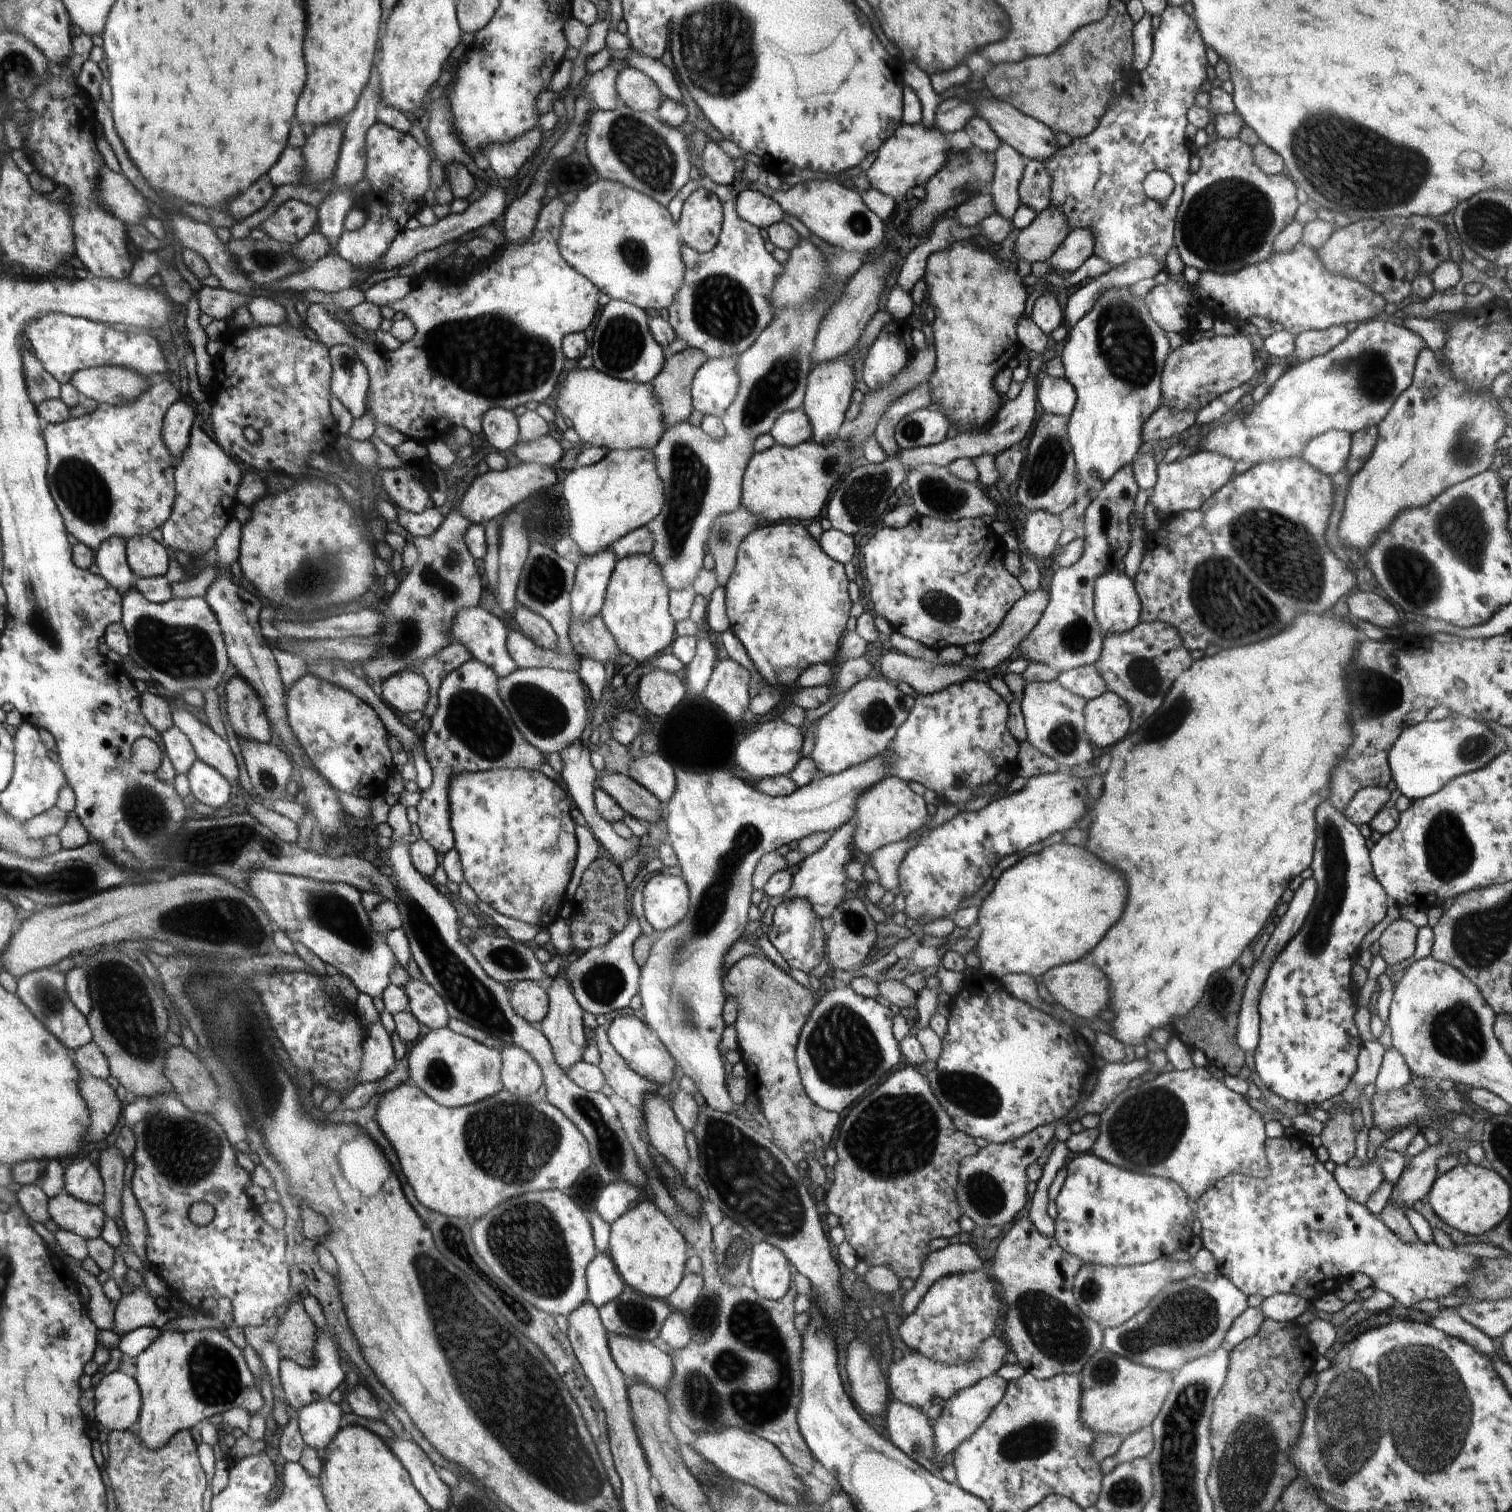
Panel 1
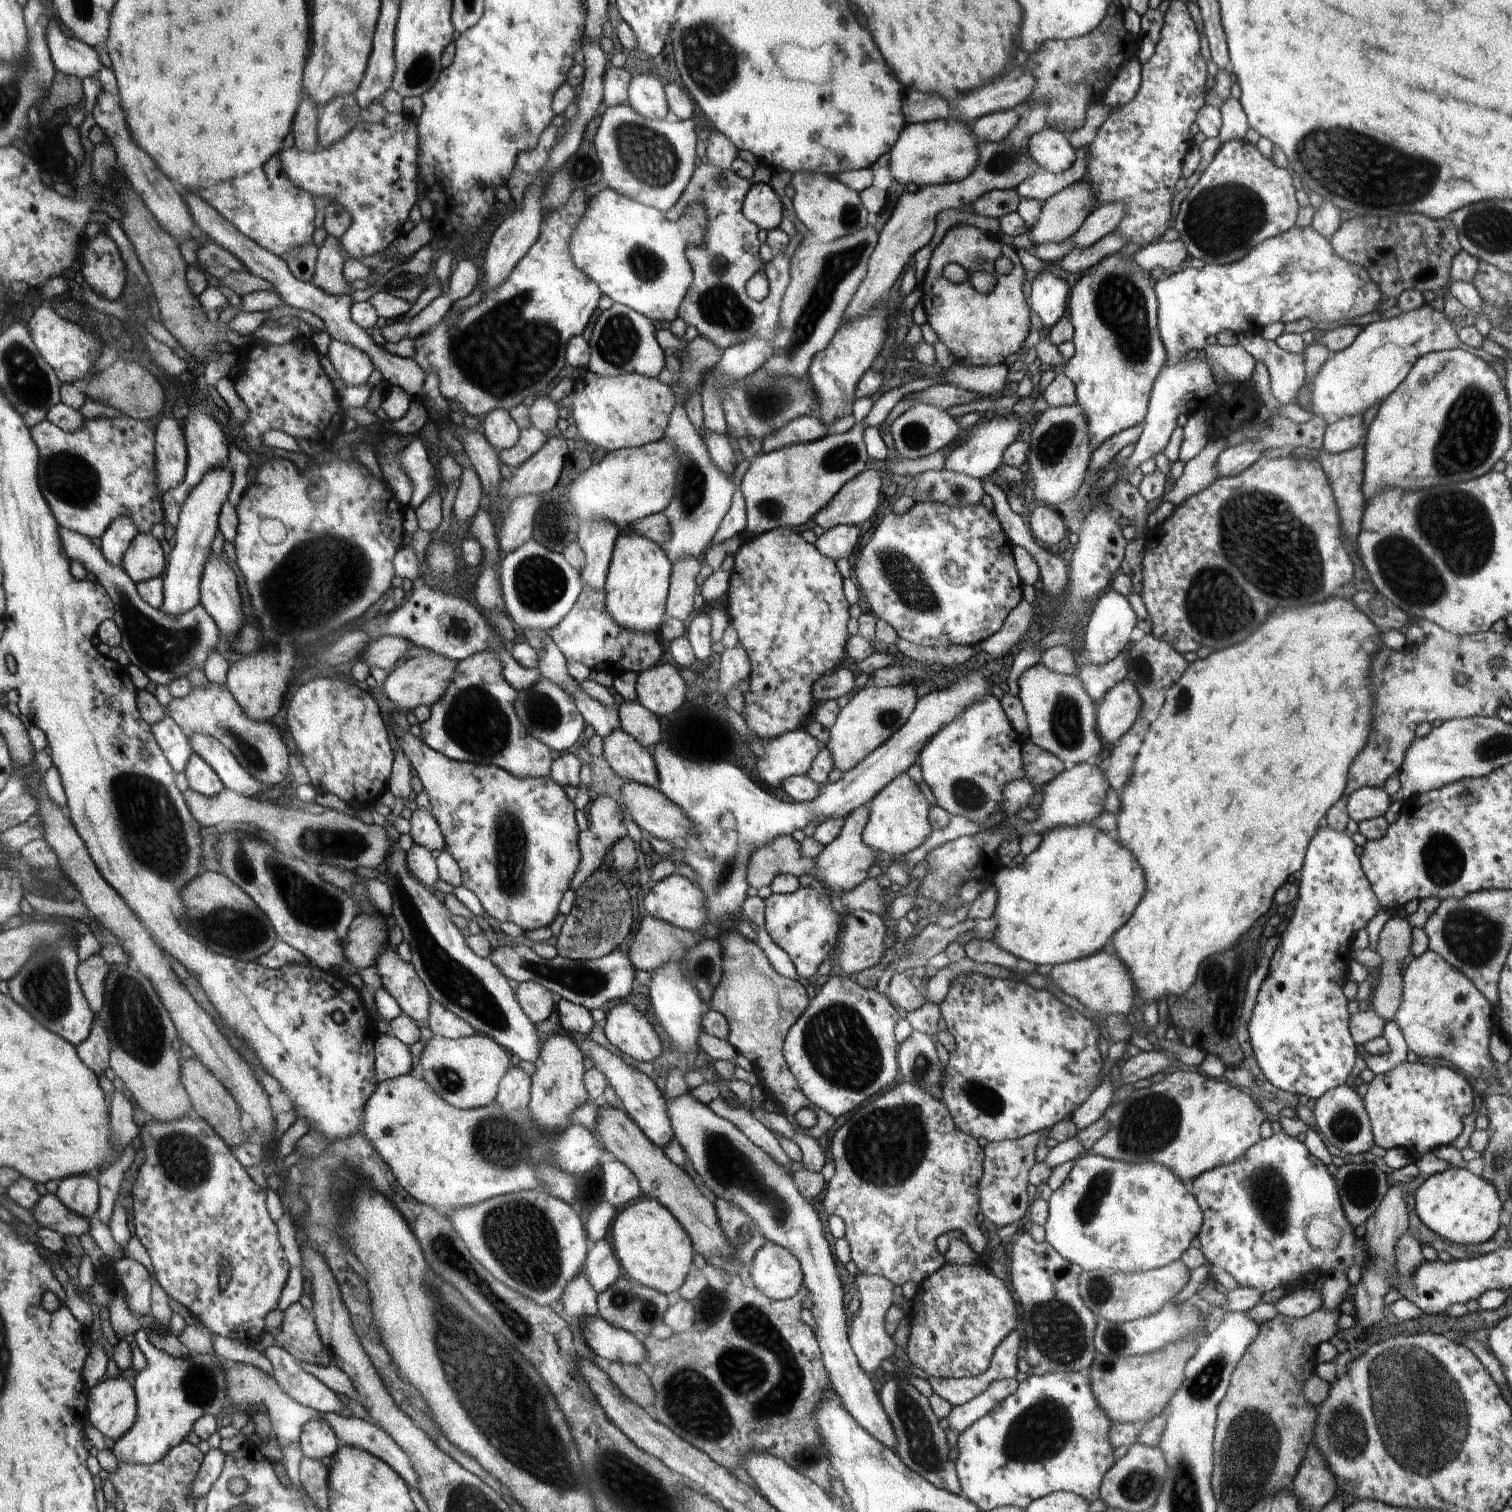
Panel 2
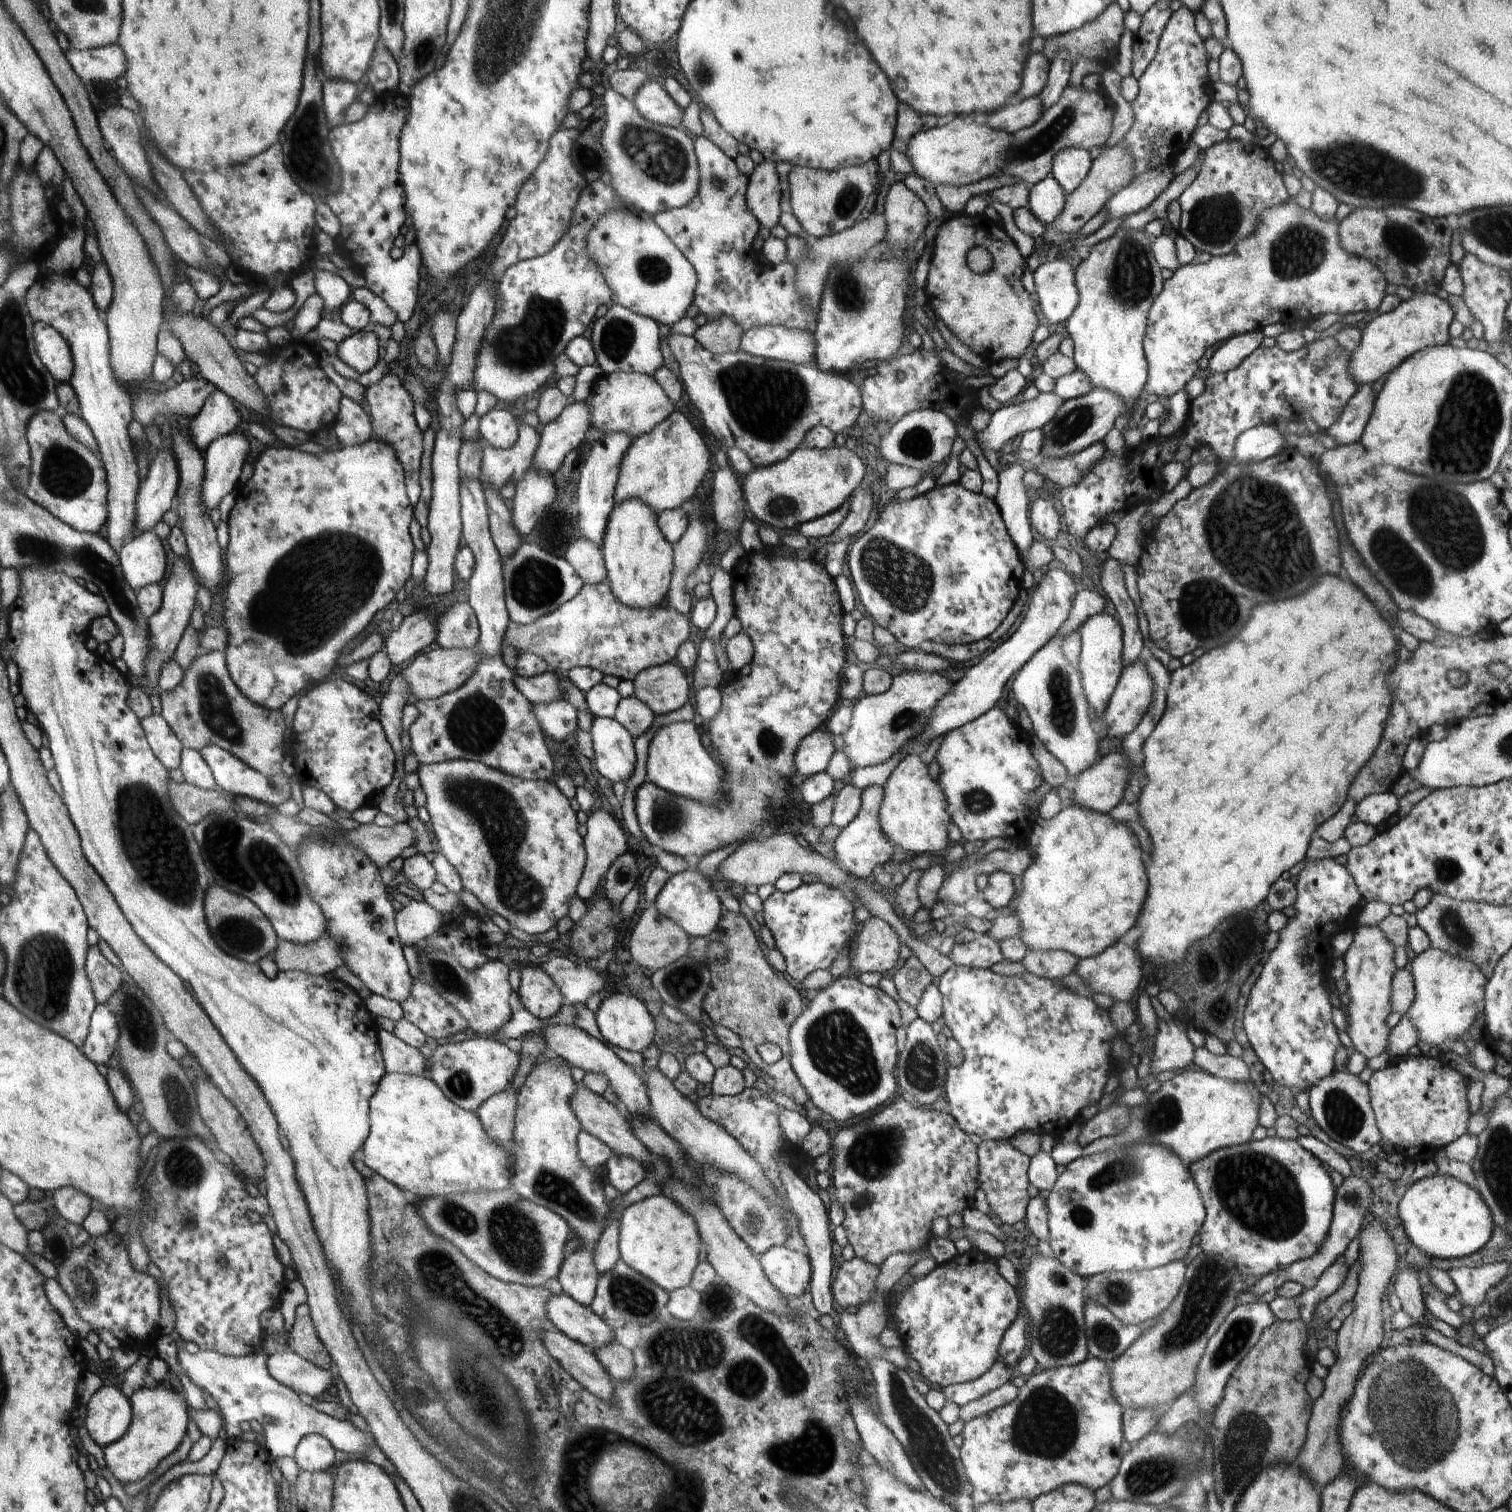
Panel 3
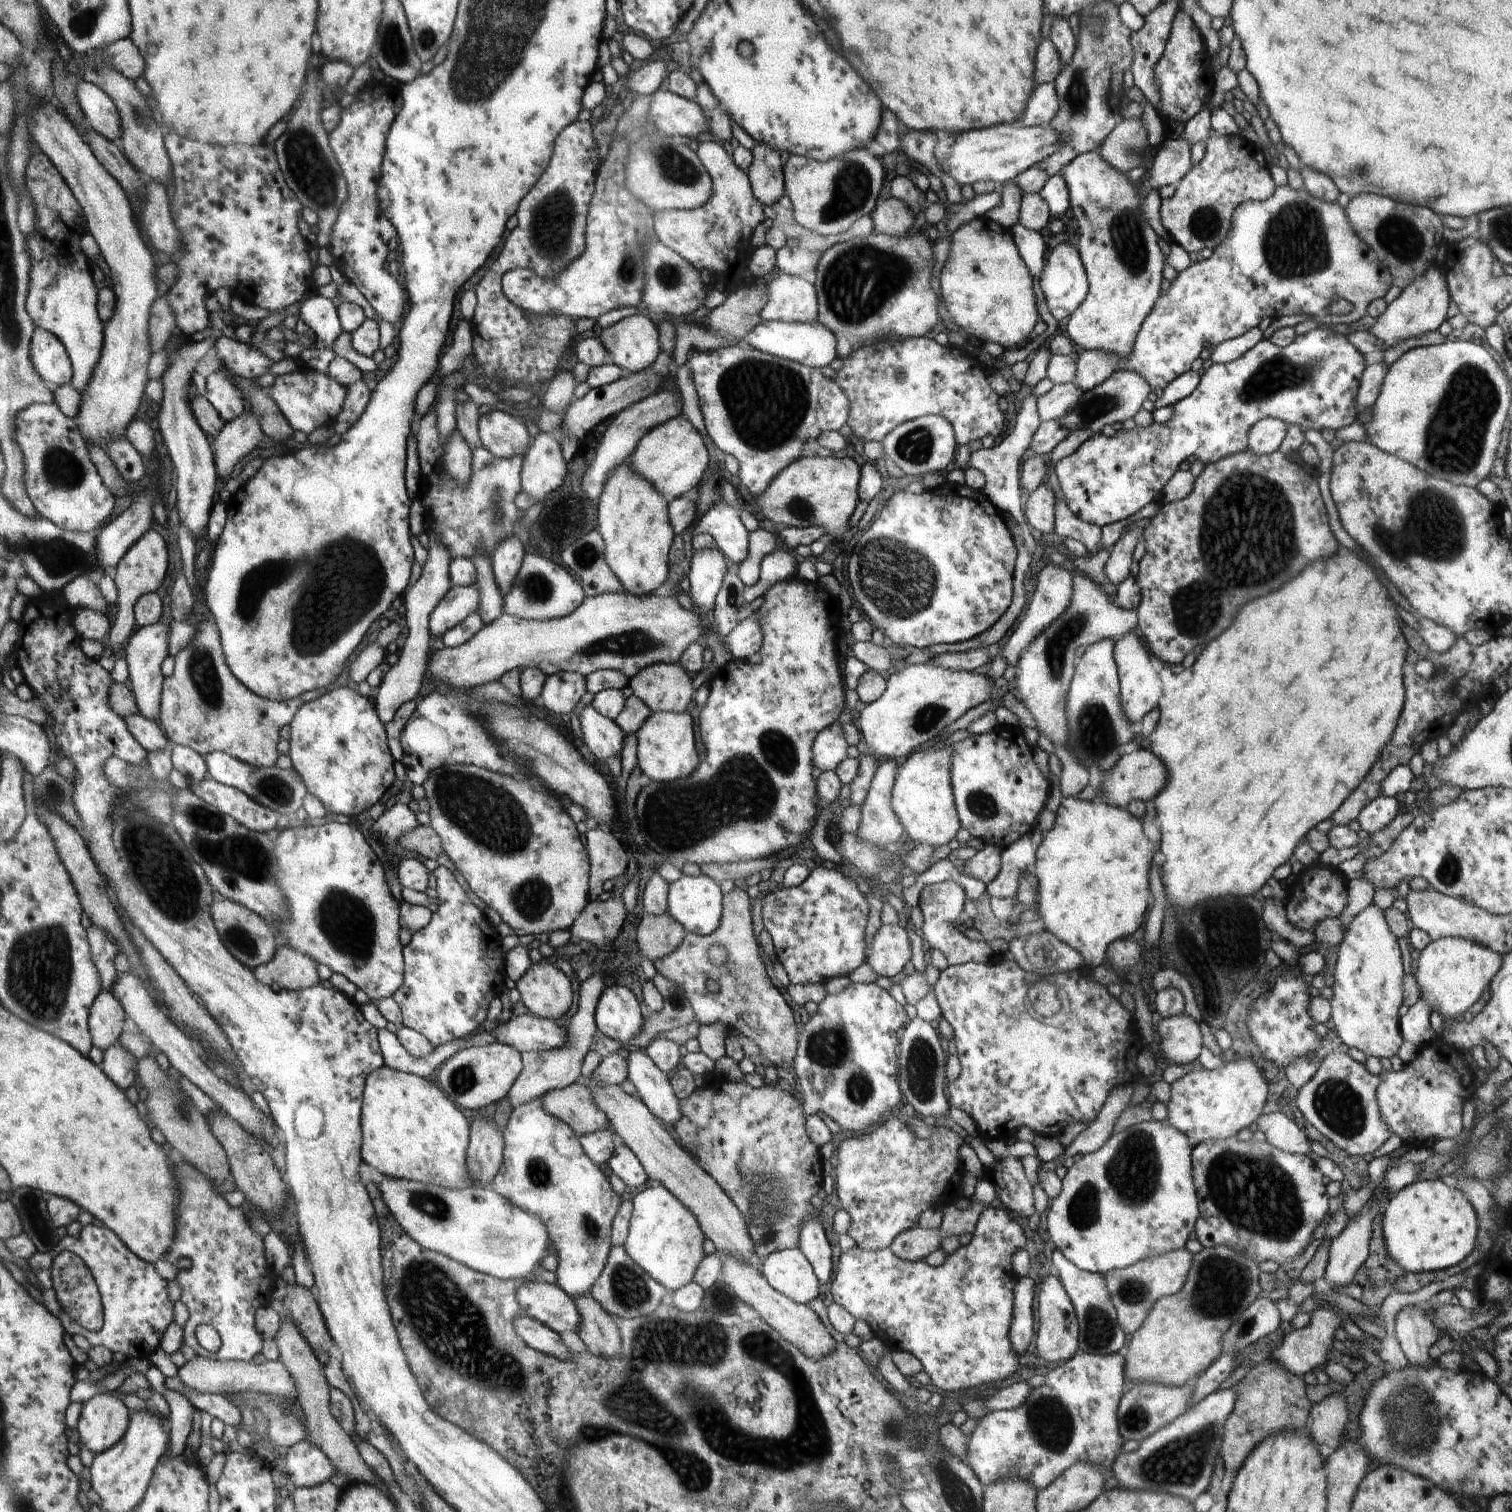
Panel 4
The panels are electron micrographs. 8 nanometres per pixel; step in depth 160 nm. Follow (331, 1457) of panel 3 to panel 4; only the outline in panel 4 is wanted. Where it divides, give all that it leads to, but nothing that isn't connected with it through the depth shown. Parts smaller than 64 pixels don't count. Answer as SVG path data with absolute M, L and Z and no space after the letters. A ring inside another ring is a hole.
M308 1440L294 1443L283 1453L290 1489L298 1487L318 1487L329 1482L336 1472L332 1461L322 1449Z

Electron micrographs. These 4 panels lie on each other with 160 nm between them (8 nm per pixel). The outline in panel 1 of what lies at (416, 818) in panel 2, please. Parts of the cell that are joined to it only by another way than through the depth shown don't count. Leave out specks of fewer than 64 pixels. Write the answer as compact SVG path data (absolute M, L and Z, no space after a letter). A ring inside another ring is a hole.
M474 658L467 660L461 667L453 670L441 682L438 689L438 708L436 714L430 718L430 728L421 737L424 742L425 757L433 772L432 785L426 792L421 792L421 798L415 806L418 811L418 828L421 830L422 839L429 841L438 854L454 848L454 833L449 823L449 782L454 773L460 771L485 771L499 768L523 768L531 771L540 771L544 756L538 752L539 748L531 745L514 724L513 716L505 707L499 695L499 676L487 664Z

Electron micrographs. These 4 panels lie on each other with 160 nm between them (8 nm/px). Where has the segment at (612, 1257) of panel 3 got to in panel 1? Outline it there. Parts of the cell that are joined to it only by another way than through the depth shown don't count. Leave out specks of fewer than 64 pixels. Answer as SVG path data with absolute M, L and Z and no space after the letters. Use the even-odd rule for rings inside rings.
M597 1252L592 1262L588 1264L586 1280L588 1280L588 1300L597 1308L618 1298L626 1287L614 1260L606 1252Z

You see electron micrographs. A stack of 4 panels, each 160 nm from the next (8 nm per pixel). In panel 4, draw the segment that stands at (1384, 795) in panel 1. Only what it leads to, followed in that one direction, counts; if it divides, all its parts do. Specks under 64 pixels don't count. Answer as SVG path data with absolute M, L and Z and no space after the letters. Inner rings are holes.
M1378 795L1358 815L1358 822L1364 835L1383 835L1386 828L1399 813L1401 805L1394 797Z

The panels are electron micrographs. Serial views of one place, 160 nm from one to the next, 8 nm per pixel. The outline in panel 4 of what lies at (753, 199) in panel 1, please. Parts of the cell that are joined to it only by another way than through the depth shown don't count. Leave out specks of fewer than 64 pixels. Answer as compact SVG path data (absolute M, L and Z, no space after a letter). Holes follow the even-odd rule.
M756 143L751 153L753 161L746 172L752 182L754 196L762 206L771 206L784 194L780 154L764 143Z

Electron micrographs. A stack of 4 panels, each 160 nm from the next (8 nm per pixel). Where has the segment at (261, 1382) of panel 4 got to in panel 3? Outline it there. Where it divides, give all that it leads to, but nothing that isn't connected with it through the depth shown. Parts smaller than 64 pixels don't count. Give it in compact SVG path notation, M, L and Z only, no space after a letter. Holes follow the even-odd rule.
M292 1351L276 1352L266 1362L270 1376L296 1395L322 1396L334 1385L334 1372L323 1370Z

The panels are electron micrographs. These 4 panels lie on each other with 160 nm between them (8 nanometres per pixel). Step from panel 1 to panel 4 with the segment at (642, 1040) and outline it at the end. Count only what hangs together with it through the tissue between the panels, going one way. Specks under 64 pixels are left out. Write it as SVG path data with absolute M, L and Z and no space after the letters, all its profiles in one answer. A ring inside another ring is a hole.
M622 985L610 986L603 990L595 1008L597 1030L603 1035L619 1040L624 1046L641 1031L644 1022L644 1009L632 991Z

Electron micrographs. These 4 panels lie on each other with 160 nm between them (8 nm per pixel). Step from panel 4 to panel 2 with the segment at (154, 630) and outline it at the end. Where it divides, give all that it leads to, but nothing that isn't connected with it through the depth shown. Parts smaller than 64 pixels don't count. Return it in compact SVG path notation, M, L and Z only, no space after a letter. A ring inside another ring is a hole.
M216 467L186 499L180 519L175 526L176 544L170 552L169 567L163 580L163 601L159 608L171 617L177 617L201 602L201 585L204 563L211 552L212 540L218 532L219 514L222 505L228 501L233 483L233 471L226 467Z

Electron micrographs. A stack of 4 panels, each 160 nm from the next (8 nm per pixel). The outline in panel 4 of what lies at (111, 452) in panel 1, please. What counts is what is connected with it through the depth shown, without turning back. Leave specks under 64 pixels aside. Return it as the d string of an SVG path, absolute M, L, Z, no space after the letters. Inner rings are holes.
M32 403L16 416L14 440L19 444L25 461L25 488L39 516L53 521L67 531L98 532L112 514L114 498L101 479L100 471L94 464L77 421L58 410L55 403Z

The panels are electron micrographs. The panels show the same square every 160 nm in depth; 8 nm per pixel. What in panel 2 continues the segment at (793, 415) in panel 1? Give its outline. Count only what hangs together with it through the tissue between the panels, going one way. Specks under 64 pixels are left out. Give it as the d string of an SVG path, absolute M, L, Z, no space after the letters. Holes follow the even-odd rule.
M799 417L788 423L780 431L763 440L760 454L798 443L813 443L831 434L827 424L818 417Z

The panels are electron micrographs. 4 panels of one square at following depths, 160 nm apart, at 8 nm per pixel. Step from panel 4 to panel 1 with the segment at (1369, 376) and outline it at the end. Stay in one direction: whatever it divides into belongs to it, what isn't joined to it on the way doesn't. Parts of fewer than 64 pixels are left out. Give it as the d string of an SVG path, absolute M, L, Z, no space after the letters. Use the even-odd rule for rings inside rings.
M1331 430L1312 437L1306 442L1302 458L1320 472L1334 476L1345 468L1351 451L1352 434Z

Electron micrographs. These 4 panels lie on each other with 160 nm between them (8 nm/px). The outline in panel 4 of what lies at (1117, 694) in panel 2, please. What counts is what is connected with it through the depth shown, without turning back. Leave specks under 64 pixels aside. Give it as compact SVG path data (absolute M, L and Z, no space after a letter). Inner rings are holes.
M1126 633L1121 640L1115 642L1114 660L1119 676L1121 707L1124 709L1125 717L1137 728L1144 716L1159 704L1162 696L1160 677L1151 663L1148 646L1135 633Z

